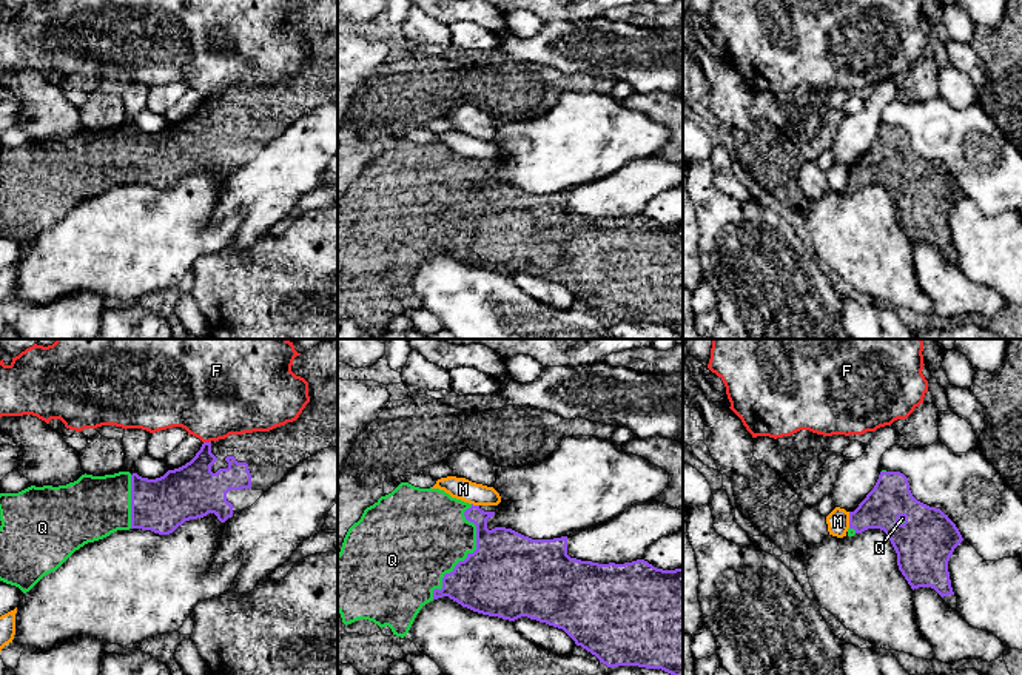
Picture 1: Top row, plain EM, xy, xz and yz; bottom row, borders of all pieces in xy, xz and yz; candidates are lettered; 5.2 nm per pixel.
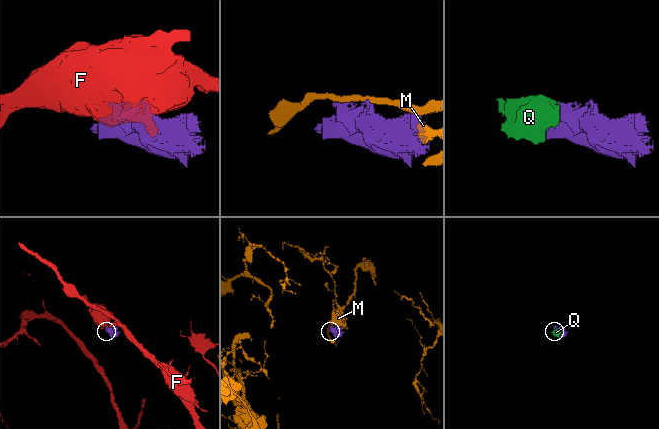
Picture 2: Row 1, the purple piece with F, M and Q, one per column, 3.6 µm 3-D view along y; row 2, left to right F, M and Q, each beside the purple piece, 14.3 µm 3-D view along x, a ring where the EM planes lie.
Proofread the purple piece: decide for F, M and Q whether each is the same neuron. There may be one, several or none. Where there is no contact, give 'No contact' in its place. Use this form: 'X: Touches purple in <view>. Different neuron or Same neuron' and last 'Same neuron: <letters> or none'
F: Touches purple in xy. Different neuron
M: Touches purple in yz. Different neuron
Q: Touches purple in xz. Same neuron
Same neuron: Q

